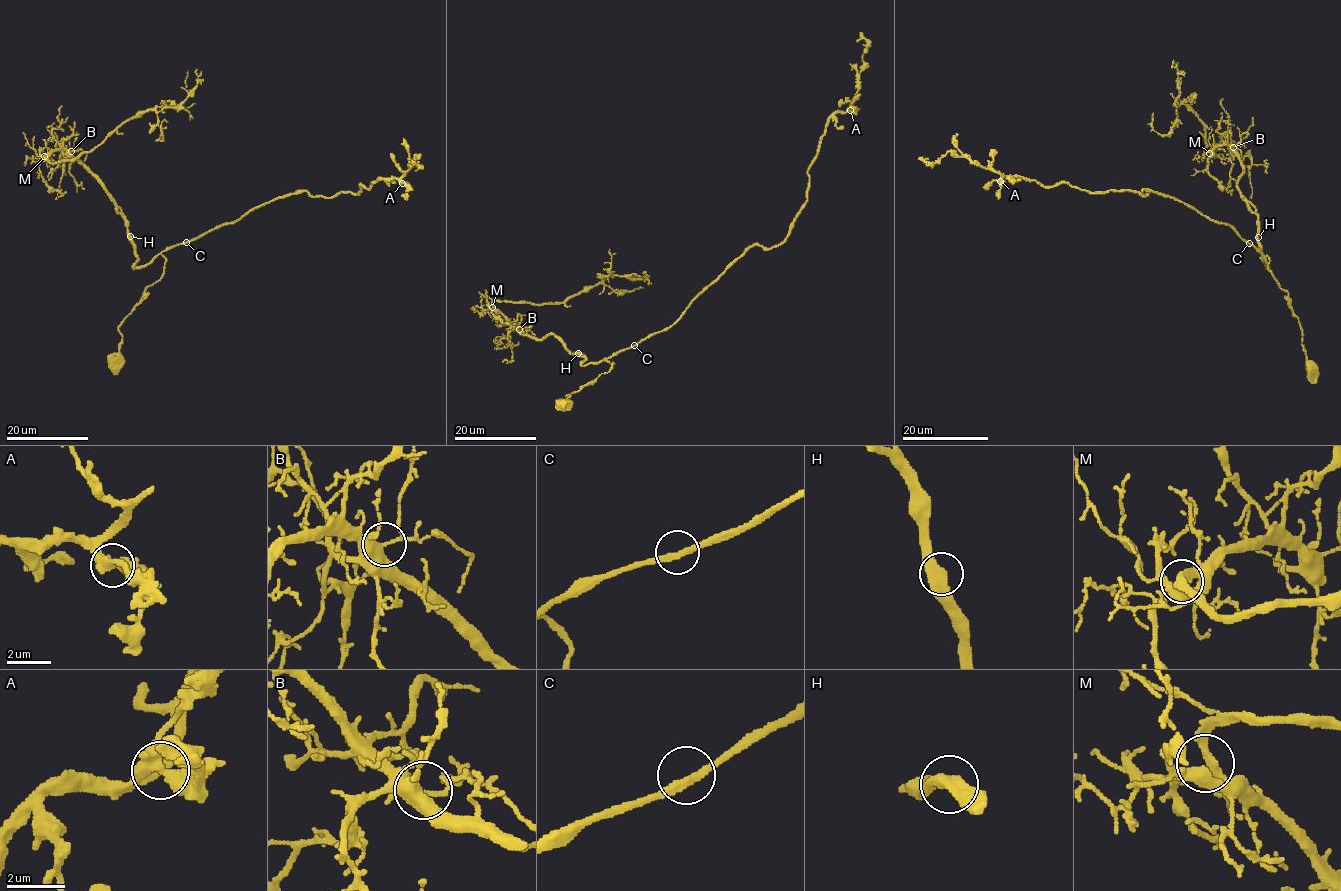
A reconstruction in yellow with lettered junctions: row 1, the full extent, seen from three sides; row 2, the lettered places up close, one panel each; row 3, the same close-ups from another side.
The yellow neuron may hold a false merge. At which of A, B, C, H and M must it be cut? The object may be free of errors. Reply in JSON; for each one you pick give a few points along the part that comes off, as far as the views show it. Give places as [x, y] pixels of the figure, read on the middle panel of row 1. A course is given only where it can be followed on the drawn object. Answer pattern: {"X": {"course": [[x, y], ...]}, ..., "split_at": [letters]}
{"split_at": []}

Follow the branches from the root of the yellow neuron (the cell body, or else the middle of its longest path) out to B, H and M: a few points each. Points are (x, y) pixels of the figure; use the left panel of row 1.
B: (187, 242), (165, 249), (148, 263), (134, 267), (137, 259), (135, 244), (126, 216), (104, 187), (71, 151)
H: (187, 242), (165, 249), (148, 263), (134, 267), (137, 257), (131, 236)
M: (187, 242), (134, 267), (137, 257), (128, 220), (104, 187), (66, 150), (54, 149), (44, 156)

